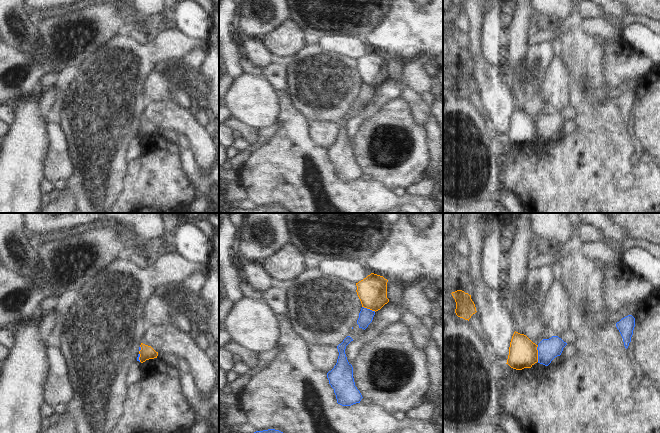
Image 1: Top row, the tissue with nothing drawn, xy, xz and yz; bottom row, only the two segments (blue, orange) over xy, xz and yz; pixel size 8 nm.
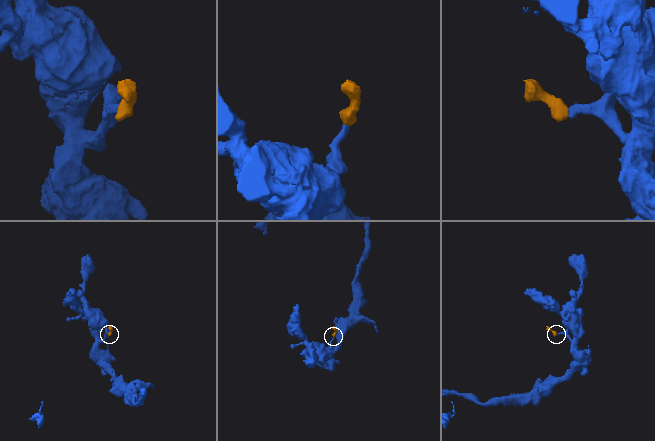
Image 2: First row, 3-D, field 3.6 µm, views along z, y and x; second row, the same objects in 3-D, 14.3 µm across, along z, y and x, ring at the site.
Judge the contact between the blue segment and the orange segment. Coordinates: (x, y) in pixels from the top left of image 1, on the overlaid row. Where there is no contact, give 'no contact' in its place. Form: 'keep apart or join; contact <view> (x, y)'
keep apart; contact yz (538, 353)

